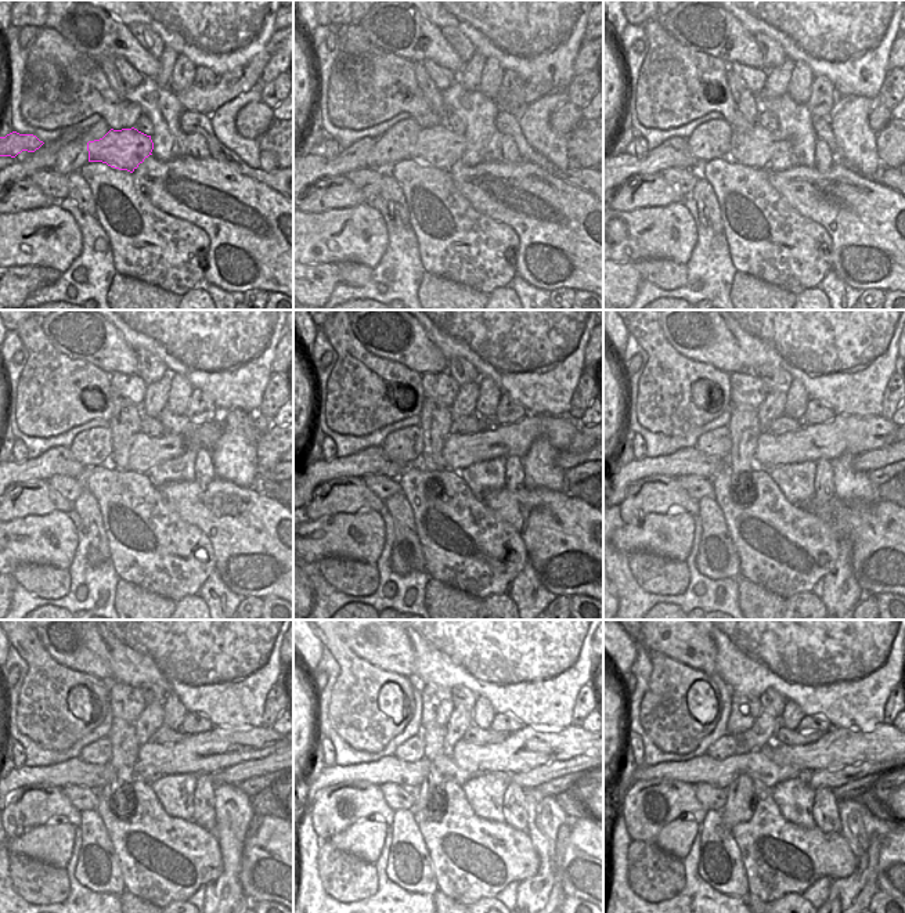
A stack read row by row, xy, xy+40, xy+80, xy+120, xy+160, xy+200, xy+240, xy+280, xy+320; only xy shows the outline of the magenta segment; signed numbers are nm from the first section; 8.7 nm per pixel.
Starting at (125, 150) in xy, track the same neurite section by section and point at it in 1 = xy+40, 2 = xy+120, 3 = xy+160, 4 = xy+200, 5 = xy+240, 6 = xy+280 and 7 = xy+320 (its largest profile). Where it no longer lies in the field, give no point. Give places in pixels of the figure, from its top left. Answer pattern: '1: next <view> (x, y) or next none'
1: next xy+40 (439, 147)
2: next xy+120 (147, 451)
3: next xy+160 (460, 451)
4: next xy+200 (844, 435)
5: next xy+240 (211, 751)
6: next xy+280 (530, 747)
7: next xy+320 (837, 747)

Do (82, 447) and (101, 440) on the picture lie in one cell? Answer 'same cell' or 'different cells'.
same cell

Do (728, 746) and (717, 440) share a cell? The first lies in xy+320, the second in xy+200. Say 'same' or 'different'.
same

